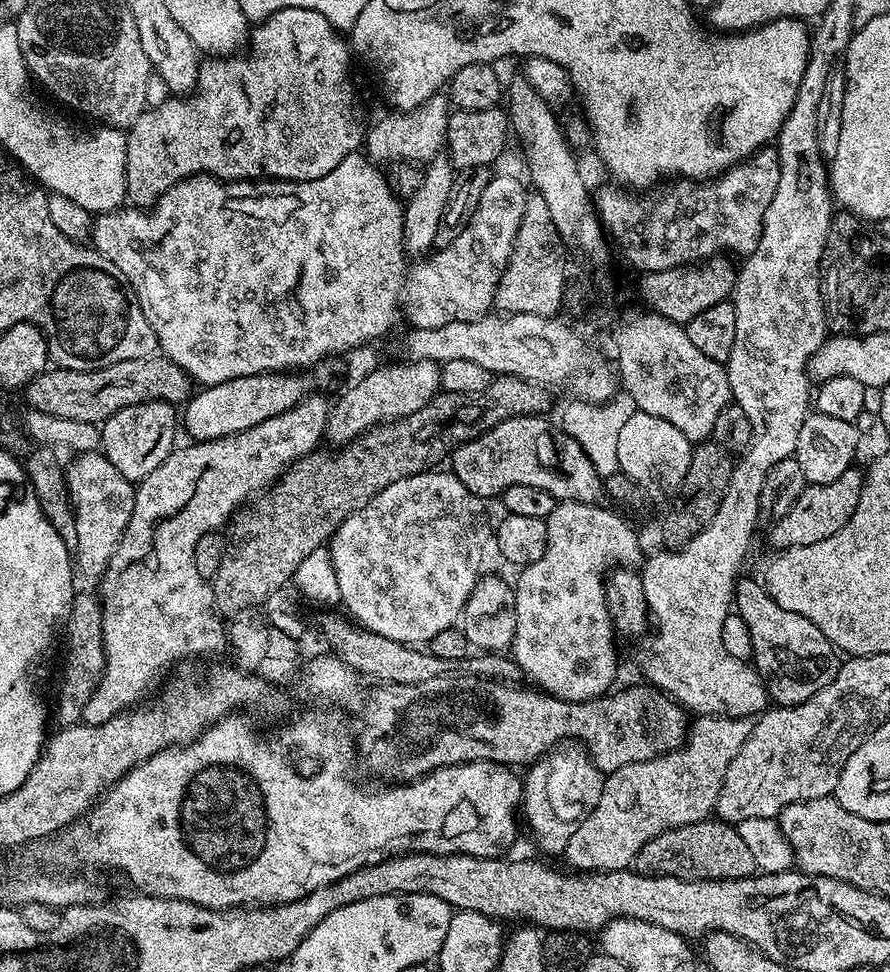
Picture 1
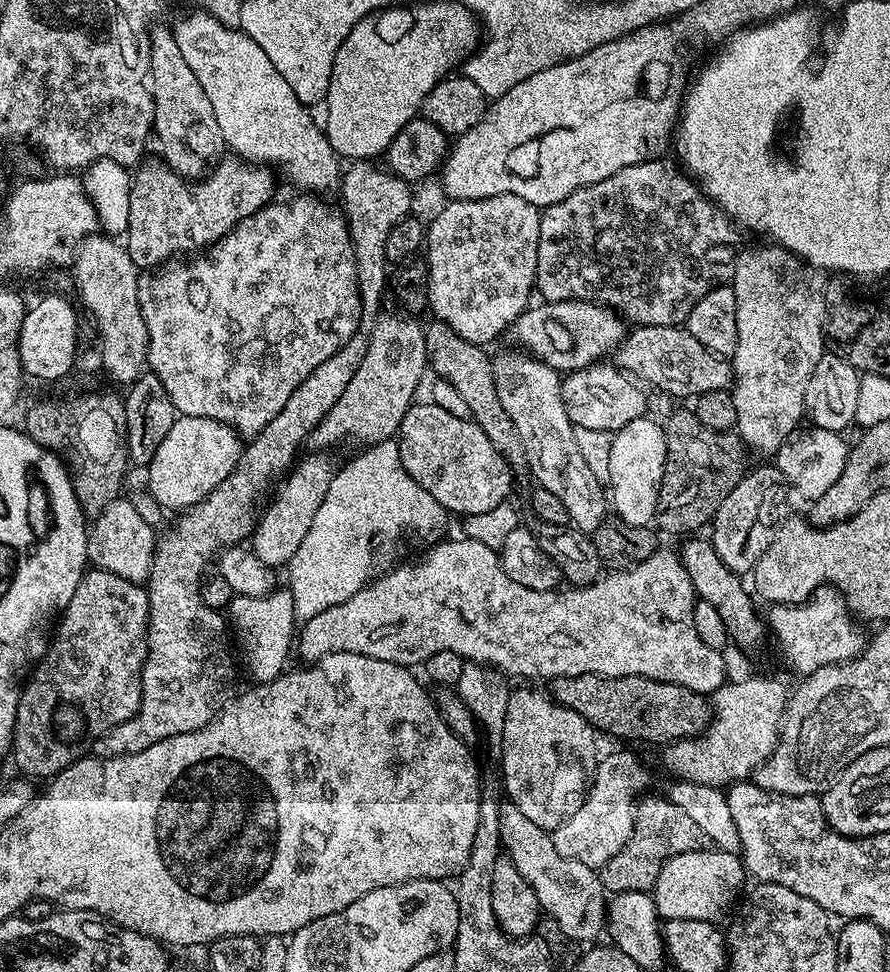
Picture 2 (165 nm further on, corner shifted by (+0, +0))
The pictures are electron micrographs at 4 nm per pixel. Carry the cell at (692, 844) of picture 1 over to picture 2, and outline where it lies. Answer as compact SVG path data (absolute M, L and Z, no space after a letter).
M645 795L636 805L634 830L626 846L622 846L622 850L618 850L618 854L614 854L614 858L610 858L610 862L606 862L603 868L599 869L605 893L617 894L628 891L651 893L659 871L668 859L705 847L706 838L701 828L682 811L682 806L674 806L674 802L667 798L659 800L656 796L647 796Z

